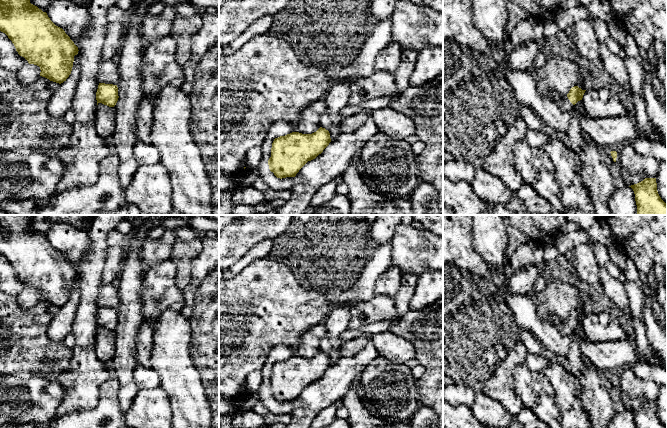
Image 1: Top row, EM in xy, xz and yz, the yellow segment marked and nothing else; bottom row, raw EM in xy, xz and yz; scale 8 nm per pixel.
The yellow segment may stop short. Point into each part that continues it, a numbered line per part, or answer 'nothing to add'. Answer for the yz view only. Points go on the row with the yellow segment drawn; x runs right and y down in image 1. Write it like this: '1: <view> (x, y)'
1: yz (565, 105)

